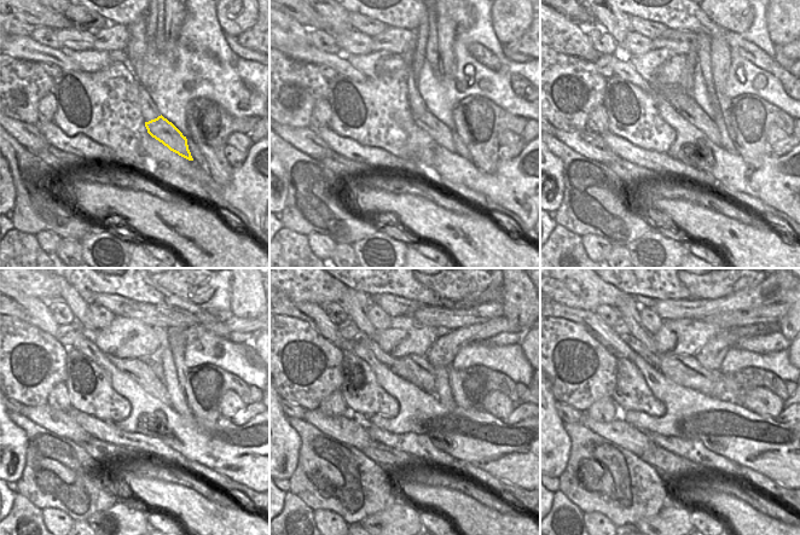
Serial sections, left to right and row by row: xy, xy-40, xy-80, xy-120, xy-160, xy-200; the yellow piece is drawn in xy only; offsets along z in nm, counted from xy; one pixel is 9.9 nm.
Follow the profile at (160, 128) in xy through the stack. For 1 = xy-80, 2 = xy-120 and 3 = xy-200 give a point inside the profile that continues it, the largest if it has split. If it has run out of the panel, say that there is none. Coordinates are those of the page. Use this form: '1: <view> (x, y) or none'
1: xy-80 (684, 103)
2: xy-120 (141, 372)
3: xy-200 (637, 345)

